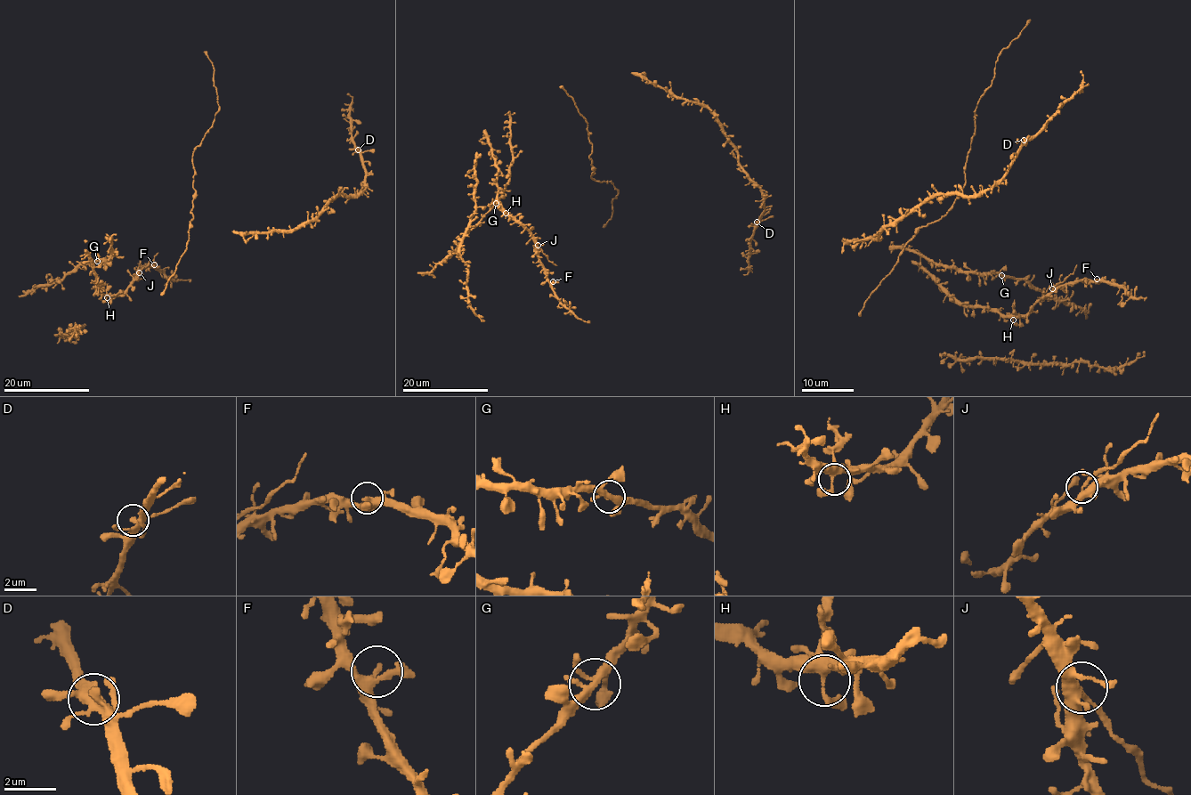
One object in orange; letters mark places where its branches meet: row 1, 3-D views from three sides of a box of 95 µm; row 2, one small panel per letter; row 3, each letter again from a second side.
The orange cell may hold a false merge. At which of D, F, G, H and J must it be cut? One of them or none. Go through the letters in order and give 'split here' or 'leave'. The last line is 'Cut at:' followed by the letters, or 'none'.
D: leave
F: leave
G: leave
H: leave
J: split here
Cut at: J

